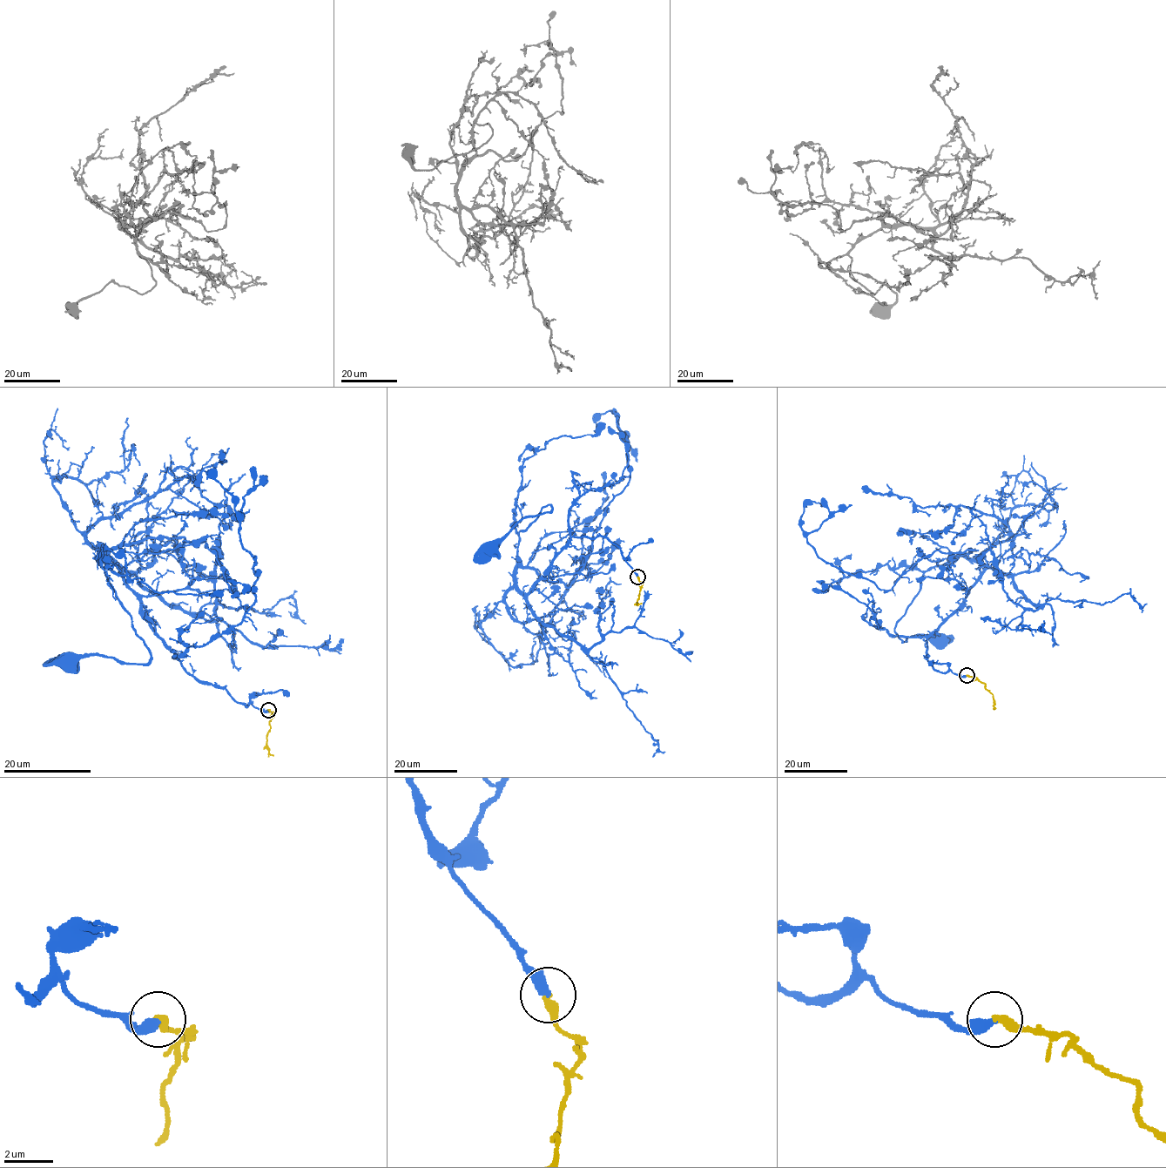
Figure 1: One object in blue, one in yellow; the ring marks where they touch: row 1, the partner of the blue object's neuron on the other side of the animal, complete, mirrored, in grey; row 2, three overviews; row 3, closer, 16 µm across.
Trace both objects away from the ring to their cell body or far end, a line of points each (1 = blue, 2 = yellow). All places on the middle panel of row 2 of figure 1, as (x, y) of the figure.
1: (638, 577), (603, 536), (571, 537), (523, 593), (518, 533), (549, 504), (491, 549)
2: (638, 577), (642, 585), (636, 604), (641, 603)

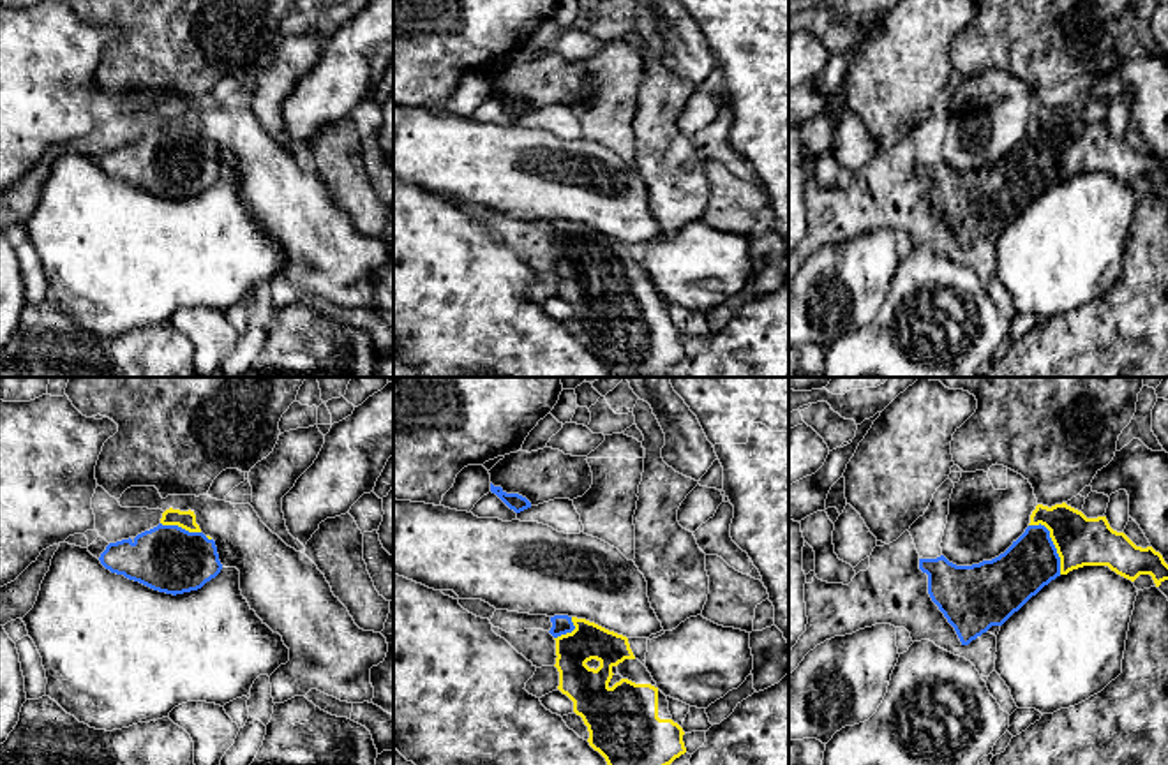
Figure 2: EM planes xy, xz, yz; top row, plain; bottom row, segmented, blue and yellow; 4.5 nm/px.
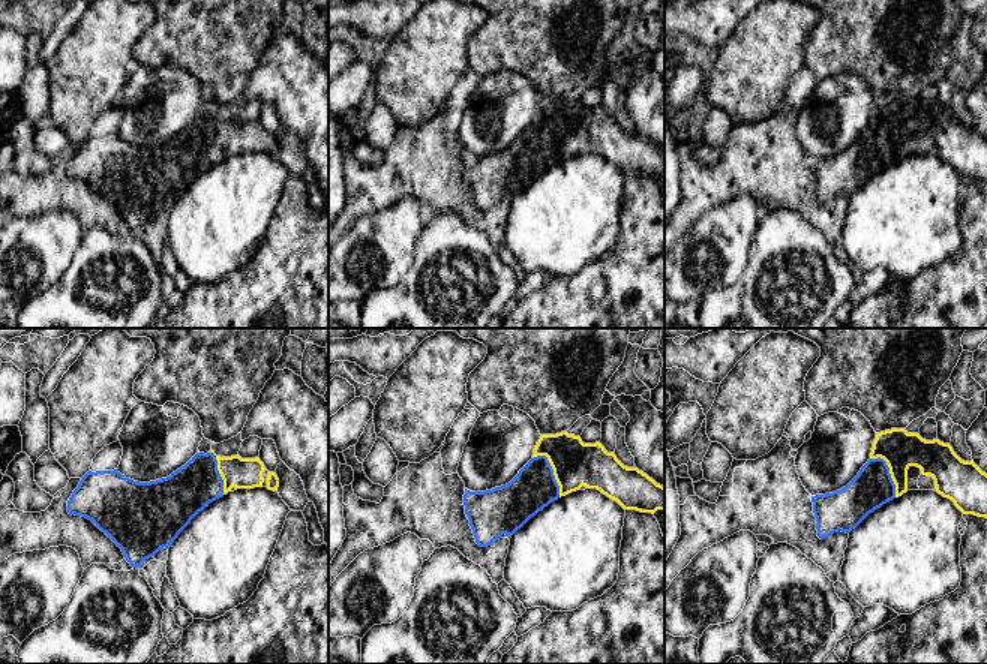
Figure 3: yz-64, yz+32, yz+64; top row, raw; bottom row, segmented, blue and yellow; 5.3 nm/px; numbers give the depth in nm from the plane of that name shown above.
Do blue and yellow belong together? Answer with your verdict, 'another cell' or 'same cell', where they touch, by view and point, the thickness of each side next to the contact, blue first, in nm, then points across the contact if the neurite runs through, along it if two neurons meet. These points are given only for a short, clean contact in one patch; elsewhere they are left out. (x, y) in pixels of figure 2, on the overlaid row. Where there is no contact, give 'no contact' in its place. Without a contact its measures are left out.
same cell; meets blue in yz at (1052, 543); 240 nm thick on the blue side, 220 nm on the other

